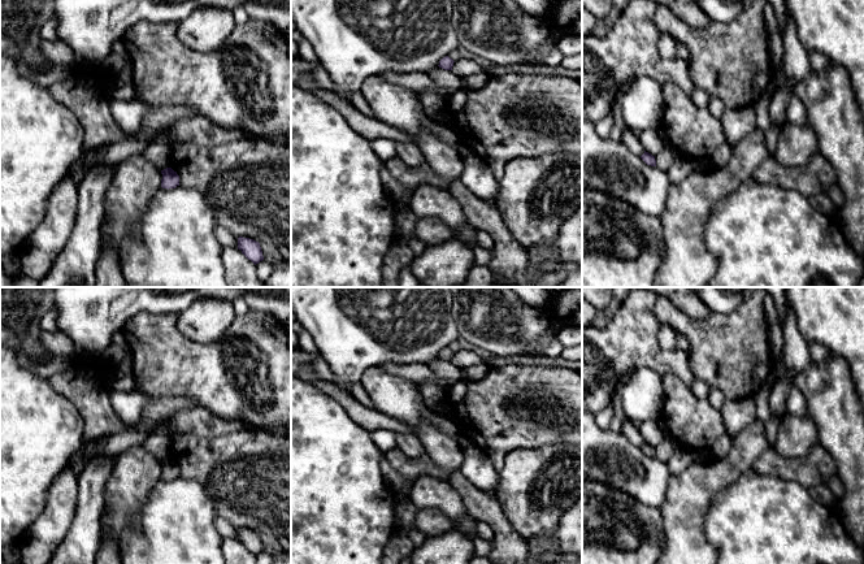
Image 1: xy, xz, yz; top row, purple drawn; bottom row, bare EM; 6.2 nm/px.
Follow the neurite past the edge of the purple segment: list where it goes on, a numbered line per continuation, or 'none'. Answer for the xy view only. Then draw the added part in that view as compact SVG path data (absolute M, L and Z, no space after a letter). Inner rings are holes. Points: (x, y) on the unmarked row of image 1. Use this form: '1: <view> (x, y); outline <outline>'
none

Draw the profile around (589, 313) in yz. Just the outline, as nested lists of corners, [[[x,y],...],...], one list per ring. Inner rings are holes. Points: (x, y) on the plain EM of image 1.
[[[582,298],[582,327],[592,326],[598,311]]]

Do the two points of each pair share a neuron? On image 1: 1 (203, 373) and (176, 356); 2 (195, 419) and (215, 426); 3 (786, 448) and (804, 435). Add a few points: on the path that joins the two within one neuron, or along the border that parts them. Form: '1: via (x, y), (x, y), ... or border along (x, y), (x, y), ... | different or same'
1: via (196, 371), (187, 368), (182, 363) | same
2: via (200, 422), (209, 426) | same
3: via (790, 445), (800, 435) | same

